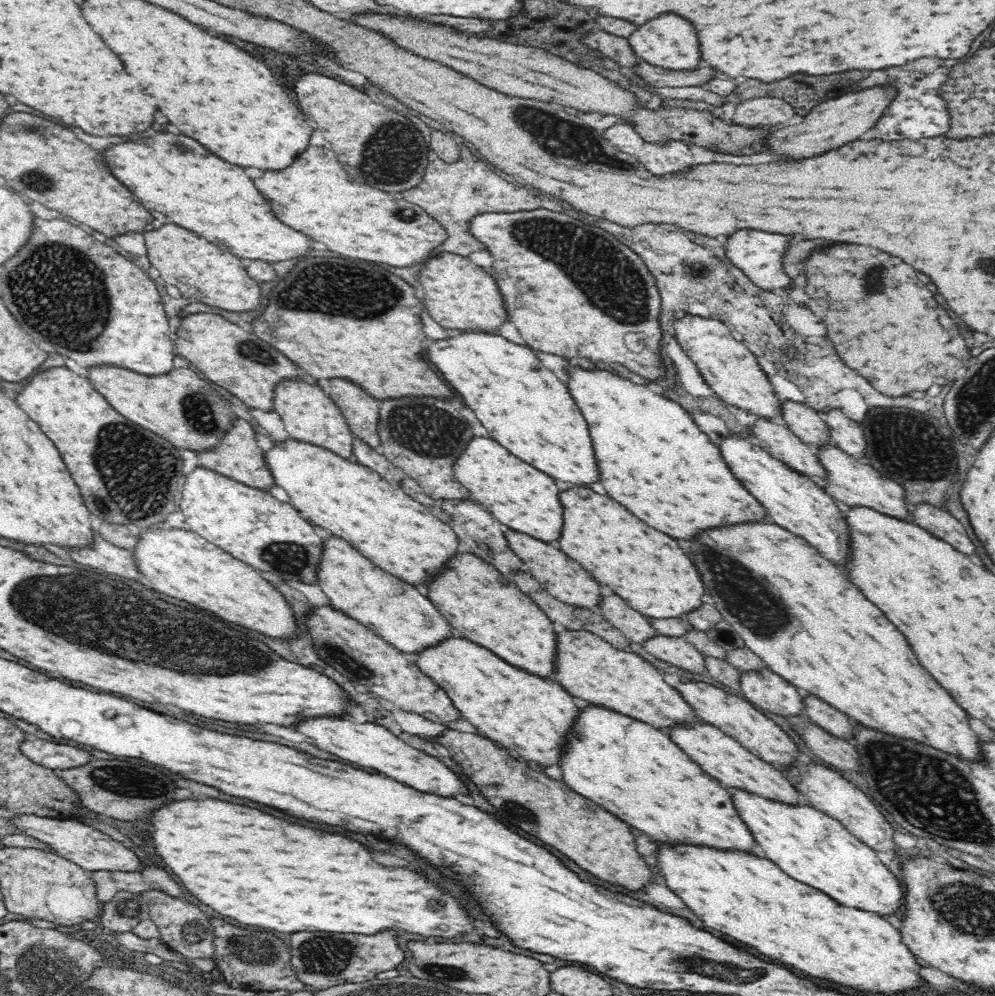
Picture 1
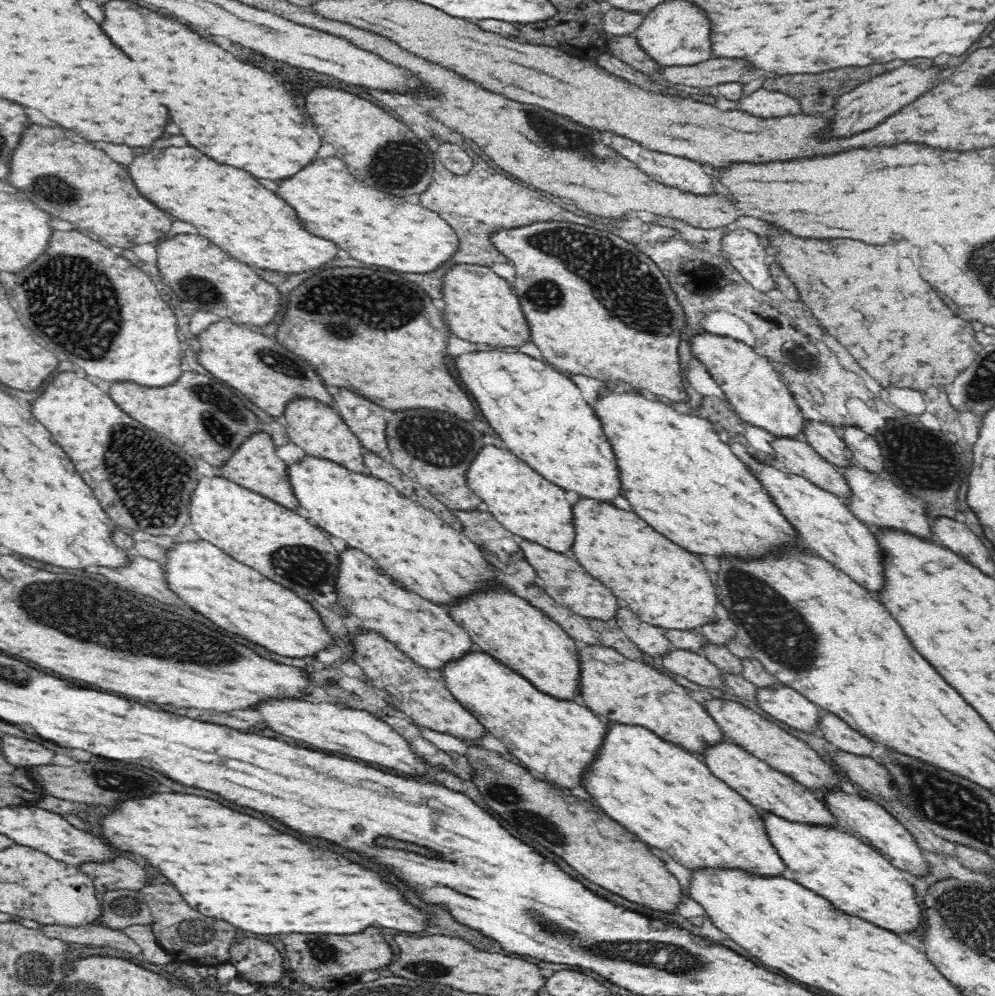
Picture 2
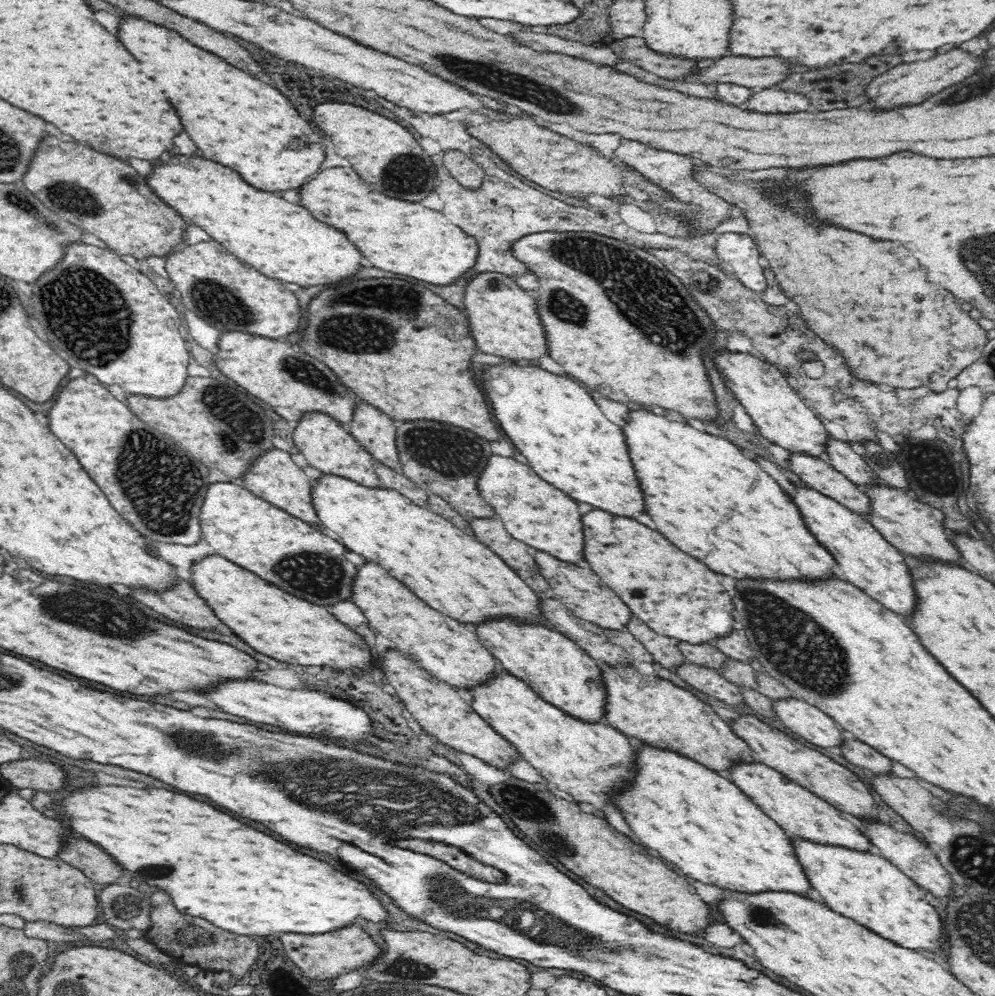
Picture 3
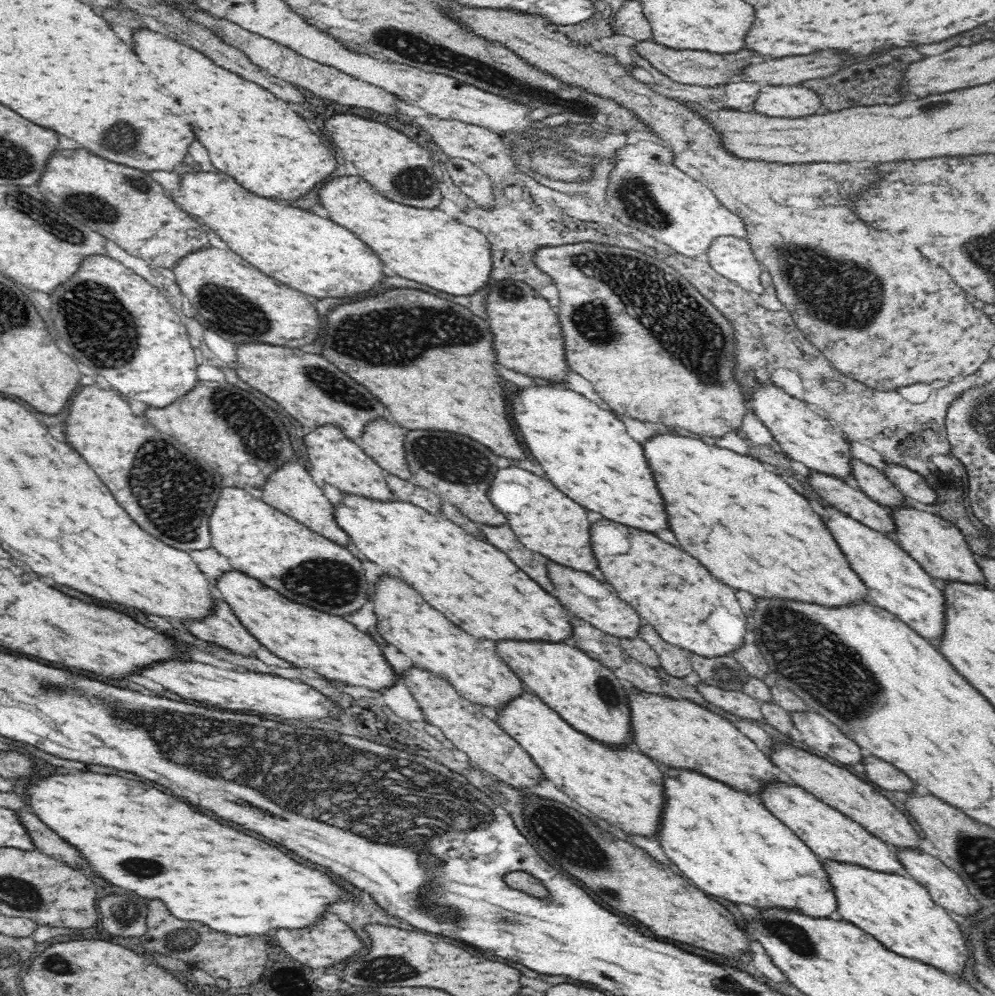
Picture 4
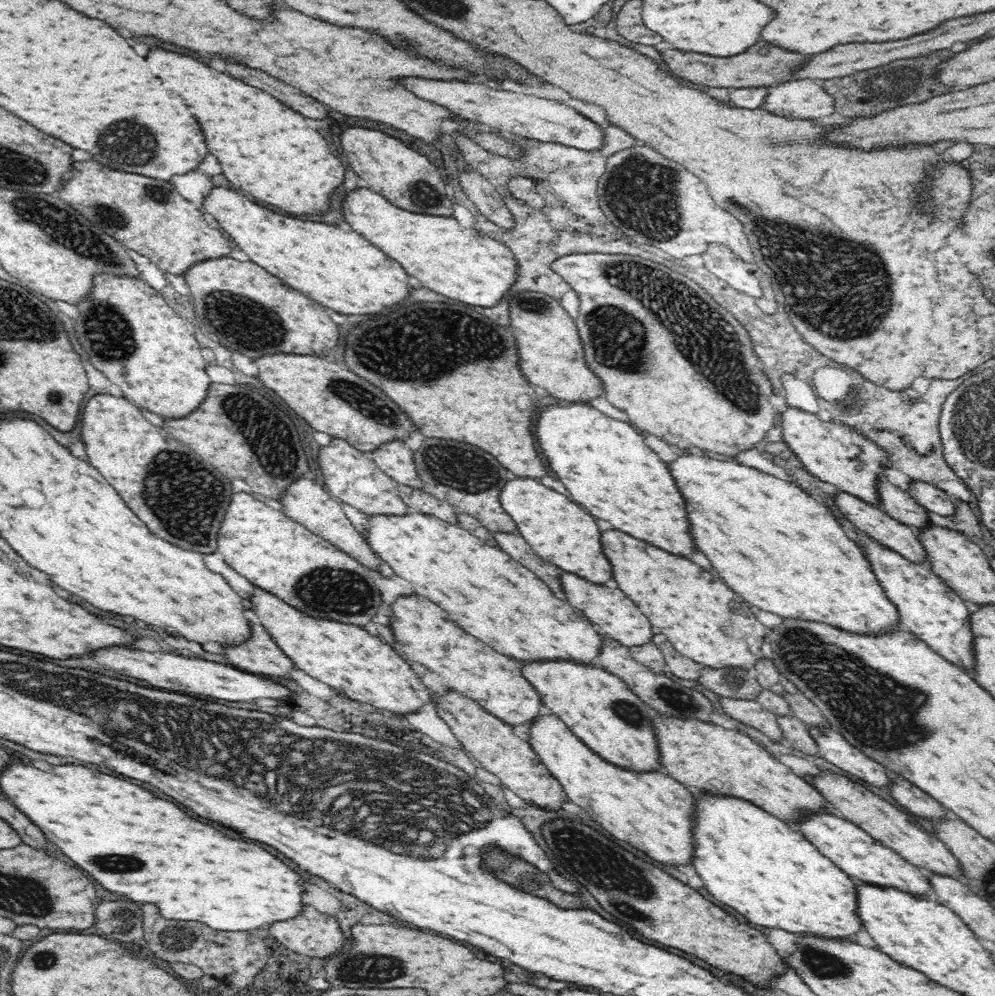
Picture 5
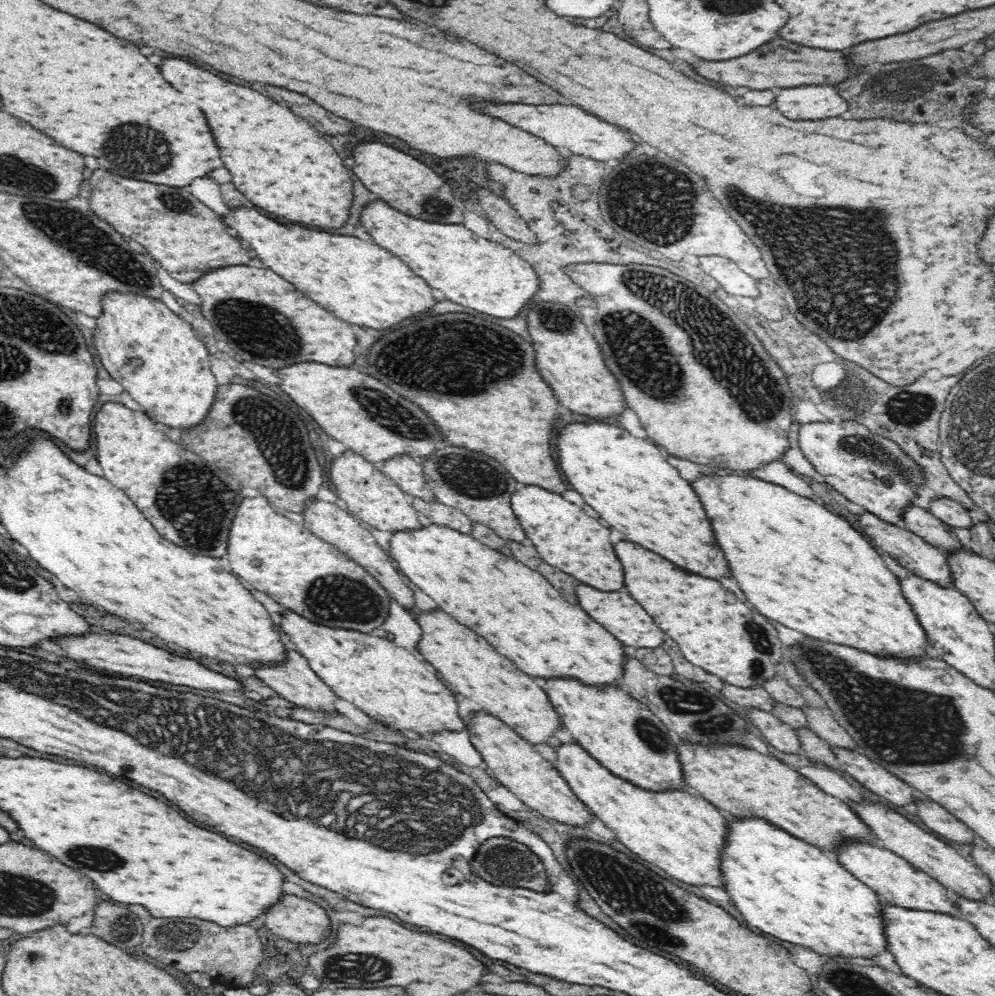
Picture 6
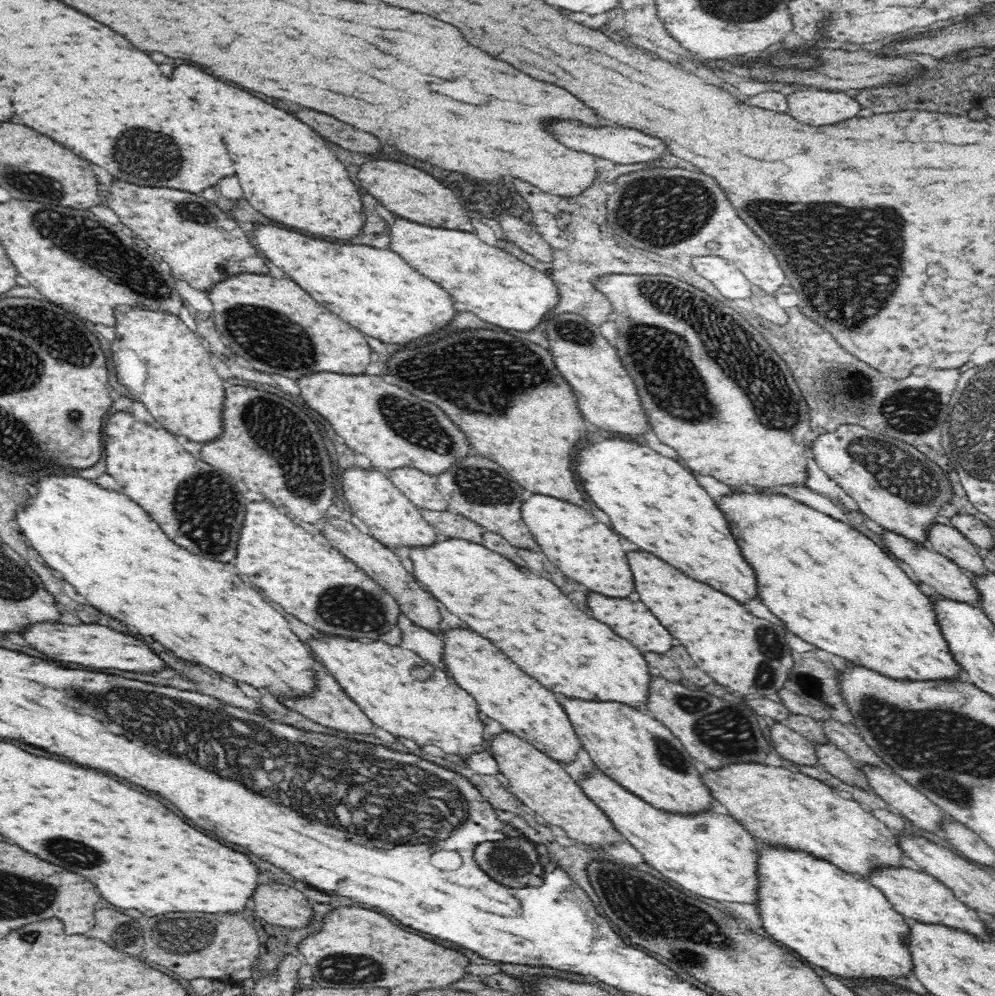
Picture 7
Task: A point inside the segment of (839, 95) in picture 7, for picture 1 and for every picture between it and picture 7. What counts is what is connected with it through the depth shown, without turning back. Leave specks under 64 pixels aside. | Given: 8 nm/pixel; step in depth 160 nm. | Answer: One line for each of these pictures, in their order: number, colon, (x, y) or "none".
1: (766, 110)
2: (762, 102)
3: (771, 100)
4: (783, 101)
5: (801, 98)
6: (805, 102)

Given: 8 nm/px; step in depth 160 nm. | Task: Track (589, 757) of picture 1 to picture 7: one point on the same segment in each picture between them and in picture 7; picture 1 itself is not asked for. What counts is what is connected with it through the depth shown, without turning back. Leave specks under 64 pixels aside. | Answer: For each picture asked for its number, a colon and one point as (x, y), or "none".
2: (669, 798)
3: (700, 822)
4: (726, 841)
5: (770, 873)
6: (787, 889)
7: (844, 924)

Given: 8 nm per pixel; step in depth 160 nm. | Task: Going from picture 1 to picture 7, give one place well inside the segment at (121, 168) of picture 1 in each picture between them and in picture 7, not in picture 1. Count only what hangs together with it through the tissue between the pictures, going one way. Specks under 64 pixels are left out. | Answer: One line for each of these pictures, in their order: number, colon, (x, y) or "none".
2: (229, 207)
3: (283, 240)
4: (315, 255)
5: (342, 270)
6: (359, 281)
7: (374, 290)

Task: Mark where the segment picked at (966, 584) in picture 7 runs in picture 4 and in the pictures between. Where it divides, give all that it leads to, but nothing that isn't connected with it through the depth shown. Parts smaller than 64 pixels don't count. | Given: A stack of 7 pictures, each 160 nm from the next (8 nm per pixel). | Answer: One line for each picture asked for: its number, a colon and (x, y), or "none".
4: (846, 499)
5: (871, 521)
6: (923, 560)

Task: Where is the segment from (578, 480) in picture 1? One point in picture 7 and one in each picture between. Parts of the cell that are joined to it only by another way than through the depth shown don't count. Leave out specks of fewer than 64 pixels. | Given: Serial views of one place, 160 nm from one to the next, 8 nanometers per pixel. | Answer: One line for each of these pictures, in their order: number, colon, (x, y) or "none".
2: (543, 418)
3: (567, 439)
4: (586, 452)
5: (607, 466)
6: (628, 481)
7: (655, 501)

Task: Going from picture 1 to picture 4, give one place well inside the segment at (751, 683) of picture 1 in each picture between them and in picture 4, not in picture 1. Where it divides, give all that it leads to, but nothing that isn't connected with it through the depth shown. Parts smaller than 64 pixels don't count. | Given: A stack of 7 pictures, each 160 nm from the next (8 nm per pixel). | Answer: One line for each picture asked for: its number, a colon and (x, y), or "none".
2: (781, 702)
3: (809, 722)
4: (818, 732)

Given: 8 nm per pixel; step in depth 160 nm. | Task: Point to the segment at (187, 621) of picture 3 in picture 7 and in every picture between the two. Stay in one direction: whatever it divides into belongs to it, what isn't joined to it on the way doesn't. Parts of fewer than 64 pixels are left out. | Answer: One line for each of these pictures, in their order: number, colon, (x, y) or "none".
4: (225, 631)
5: (263, 657)
6: (295, 681)
7: (330, 706)

